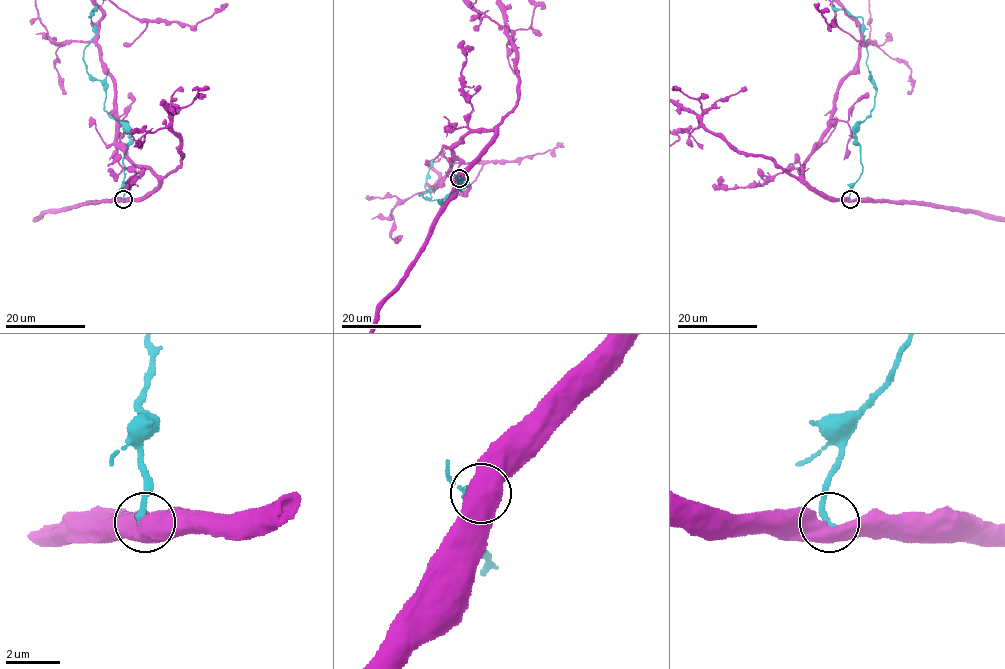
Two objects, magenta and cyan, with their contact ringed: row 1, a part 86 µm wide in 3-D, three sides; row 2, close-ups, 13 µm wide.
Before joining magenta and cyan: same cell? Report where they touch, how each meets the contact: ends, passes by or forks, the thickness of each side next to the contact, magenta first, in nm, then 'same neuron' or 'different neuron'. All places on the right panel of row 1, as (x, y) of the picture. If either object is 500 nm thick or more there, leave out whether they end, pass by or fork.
(850, 199) | 700/260 nm | different neuron

